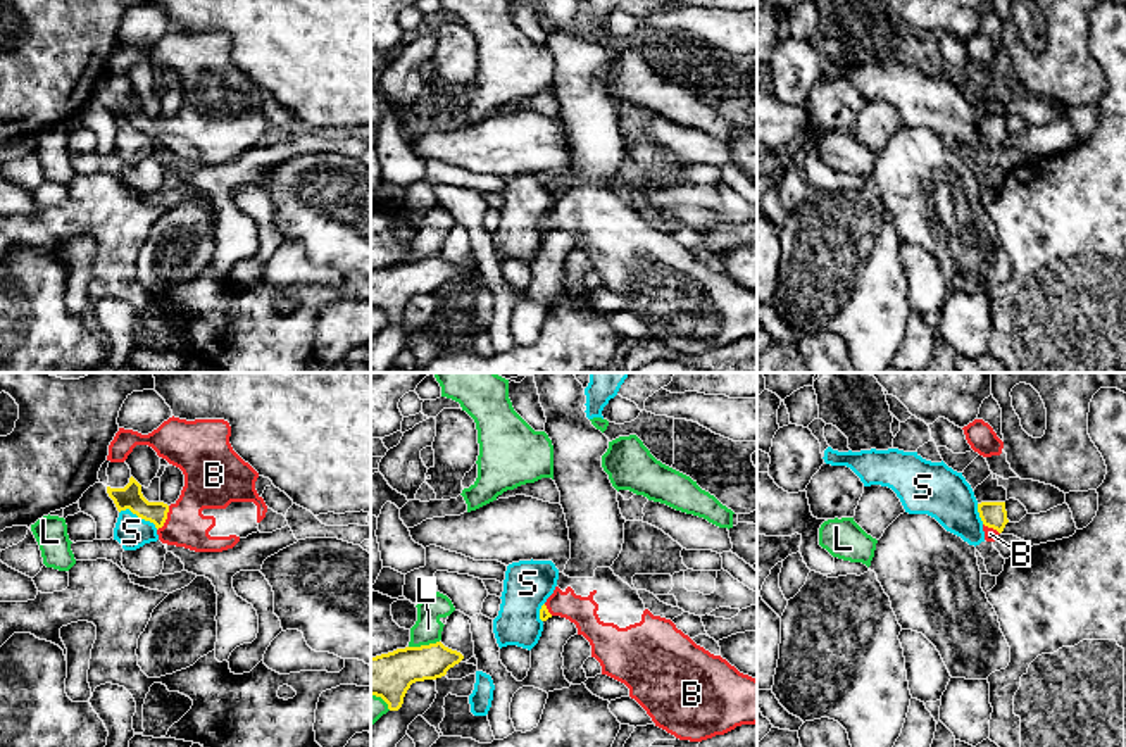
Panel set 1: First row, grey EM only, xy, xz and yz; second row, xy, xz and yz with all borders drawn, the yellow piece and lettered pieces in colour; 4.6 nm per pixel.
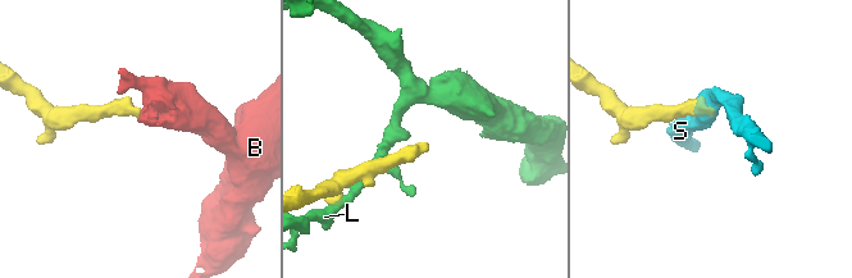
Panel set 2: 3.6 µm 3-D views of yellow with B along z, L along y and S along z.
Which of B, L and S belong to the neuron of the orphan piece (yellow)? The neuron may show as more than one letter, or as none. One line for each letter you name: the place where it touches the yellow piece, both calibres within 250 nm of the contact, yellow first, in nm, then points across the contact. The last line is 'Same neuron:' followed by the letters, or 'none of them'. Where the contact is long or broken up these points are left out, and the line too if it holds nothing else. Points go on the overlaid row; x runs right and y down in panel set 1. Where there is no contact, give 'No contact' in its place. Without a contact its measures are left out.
B: Touches yellow at xy (166, 518). Thickness 110 nm (yellow) against 220 nm. Path across: xy (130, 497), (143, 509), (166, 518), (207, 483)
Same neuron: B

